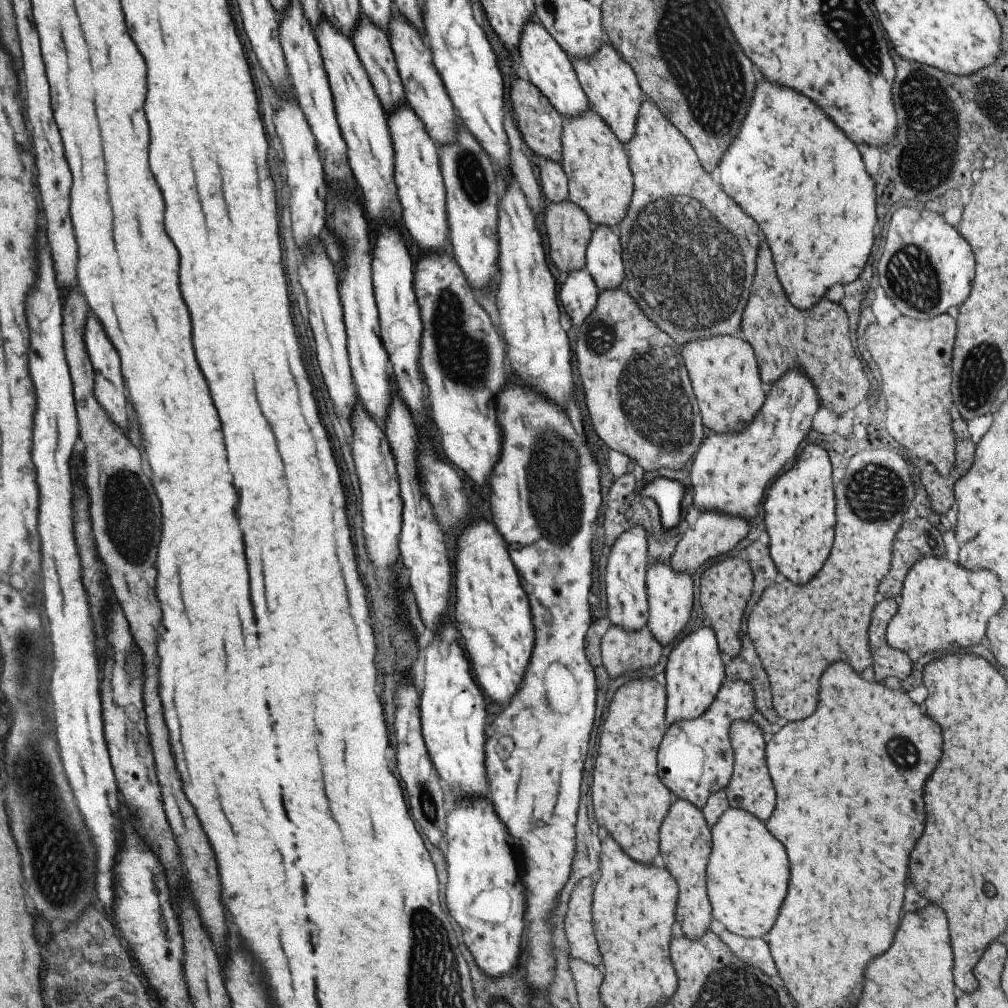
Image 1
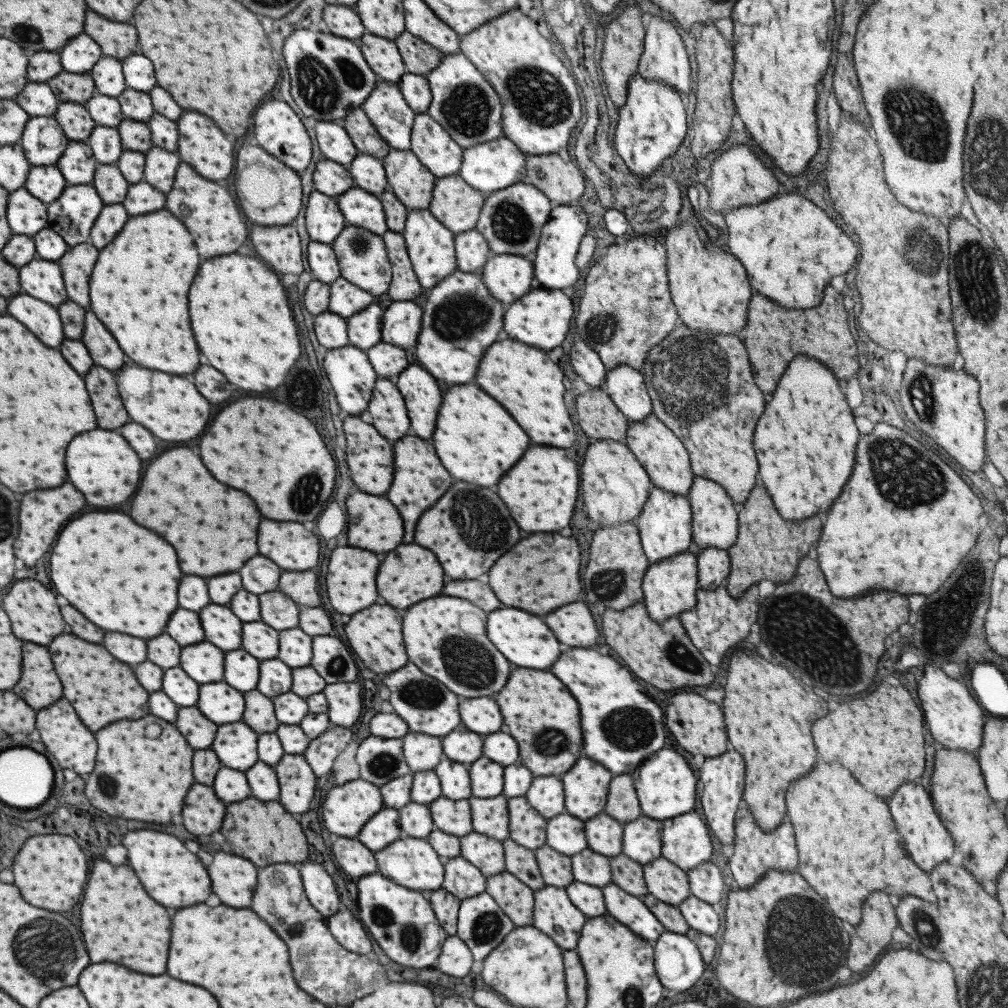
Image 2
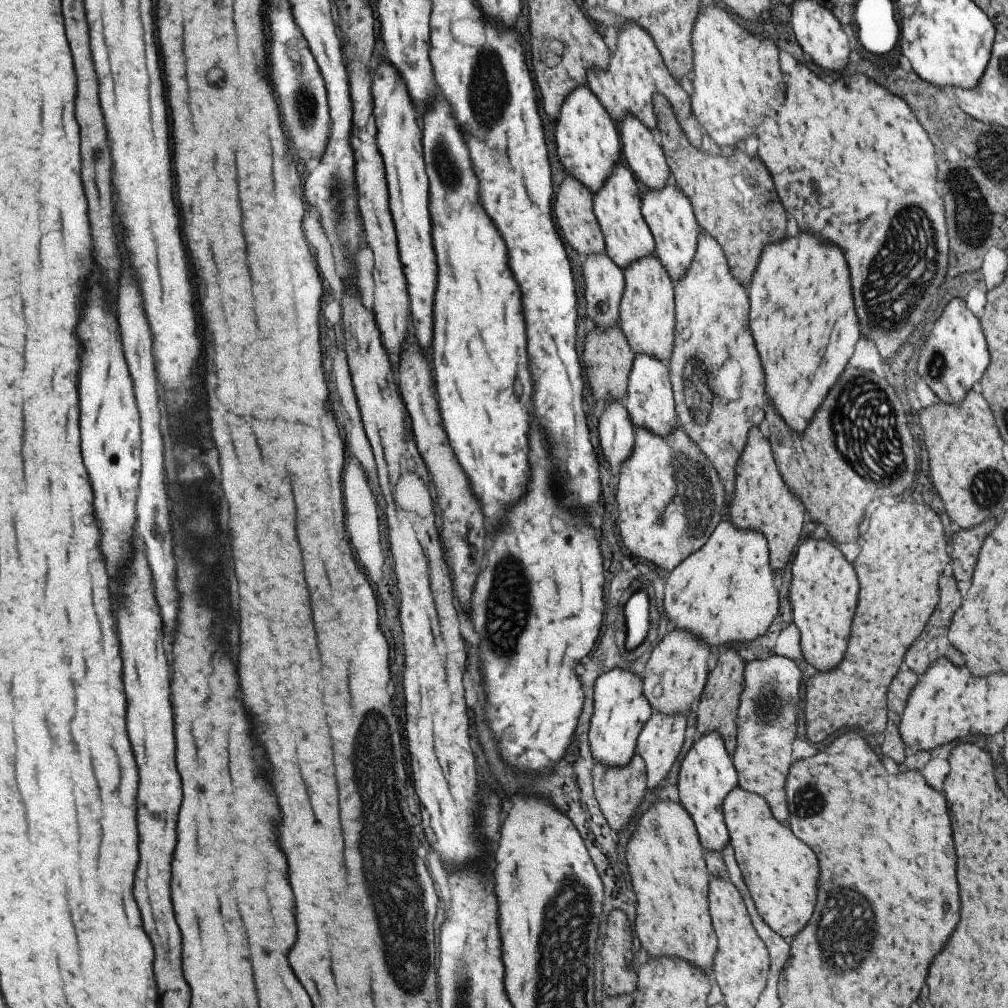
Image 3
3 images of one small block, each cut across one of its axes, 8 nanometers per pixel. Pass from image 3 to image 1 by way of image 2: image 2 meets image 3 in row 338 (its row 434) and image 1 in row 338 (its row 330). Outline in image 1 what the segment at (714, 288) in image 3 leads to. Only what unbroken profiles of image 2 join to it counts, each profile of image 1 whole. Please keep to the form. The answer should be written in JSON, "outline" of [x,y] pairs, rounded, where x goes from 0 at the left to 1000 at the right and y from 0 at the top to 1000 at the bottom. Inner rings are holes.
{"outline":[[[638,98],[628,135],[618,145],[627,173],[627,193],[622,210],[611,225],[619,266],[614,286],[632,301],[636,310],[656,329],[666,333],[676,345],[689,336],[728,333],[734,326],[736,310],[746,283],[747,262],[753,244],[751,222],[747,222],[747,218],[737,212],[731,202],[721,196],[717,188],[705,179],[703,172],[697,169],[688,146],[646,99]]]}

